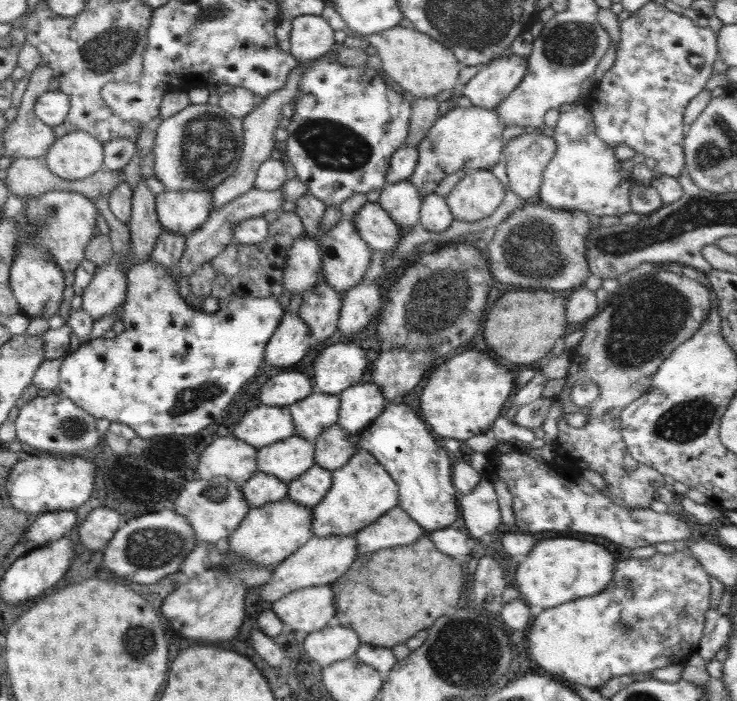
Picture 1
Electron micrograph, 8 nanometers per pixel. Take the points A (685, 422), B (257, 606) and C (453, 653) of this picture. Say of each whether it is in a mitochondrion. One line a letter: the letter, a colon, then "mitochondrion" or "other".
A: mitochondrion
B: other
C: mitochondrion

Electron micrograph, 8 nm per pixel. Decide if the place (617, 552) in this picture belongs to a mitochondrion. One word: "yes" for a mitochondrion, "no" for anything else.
no

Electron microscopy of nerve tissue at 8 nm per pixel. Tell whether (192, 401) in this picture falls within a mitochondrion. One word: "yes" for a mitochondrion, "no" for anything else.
yes

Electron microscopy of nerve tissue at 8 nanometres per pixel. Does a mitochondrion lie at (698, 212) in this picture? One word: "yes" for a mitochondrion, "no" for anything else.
yes

